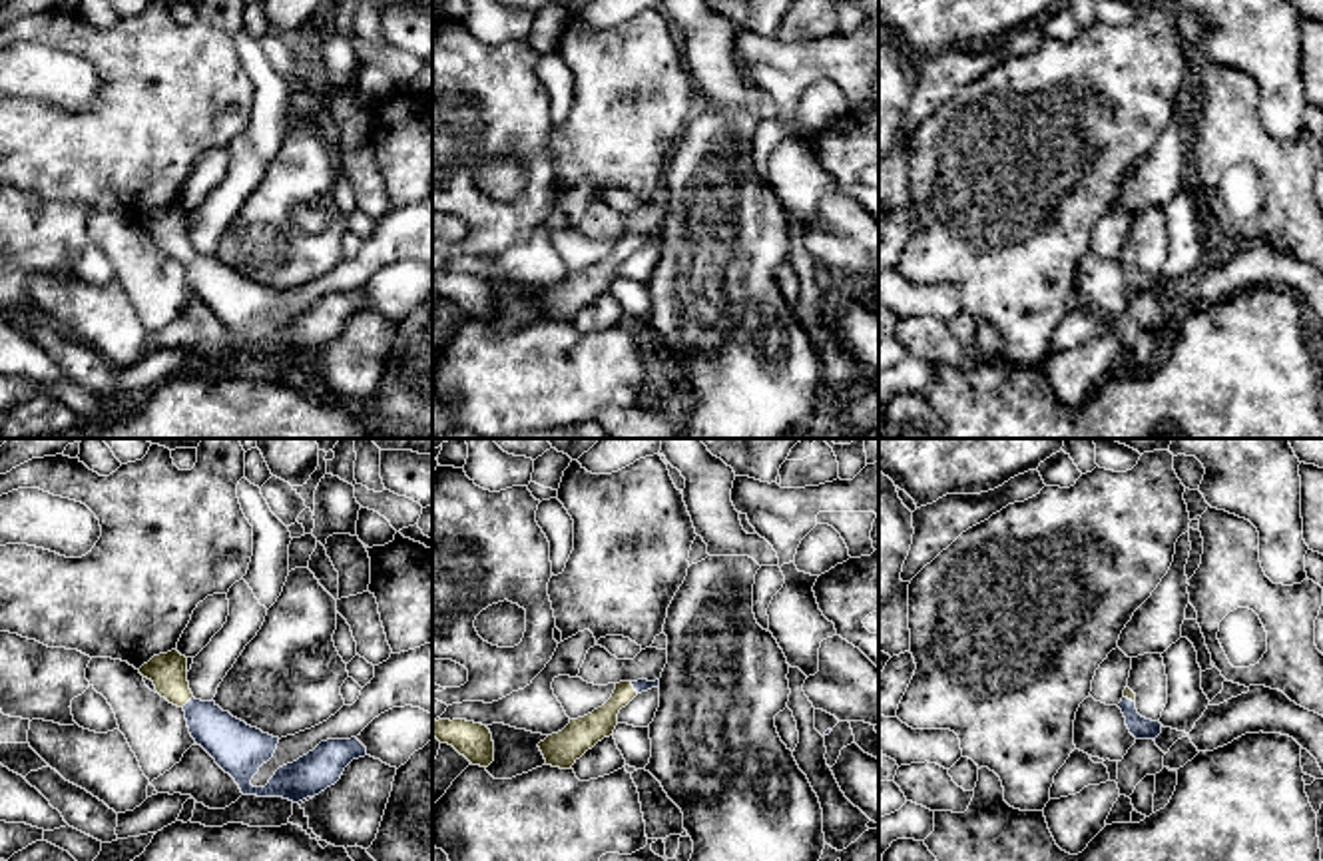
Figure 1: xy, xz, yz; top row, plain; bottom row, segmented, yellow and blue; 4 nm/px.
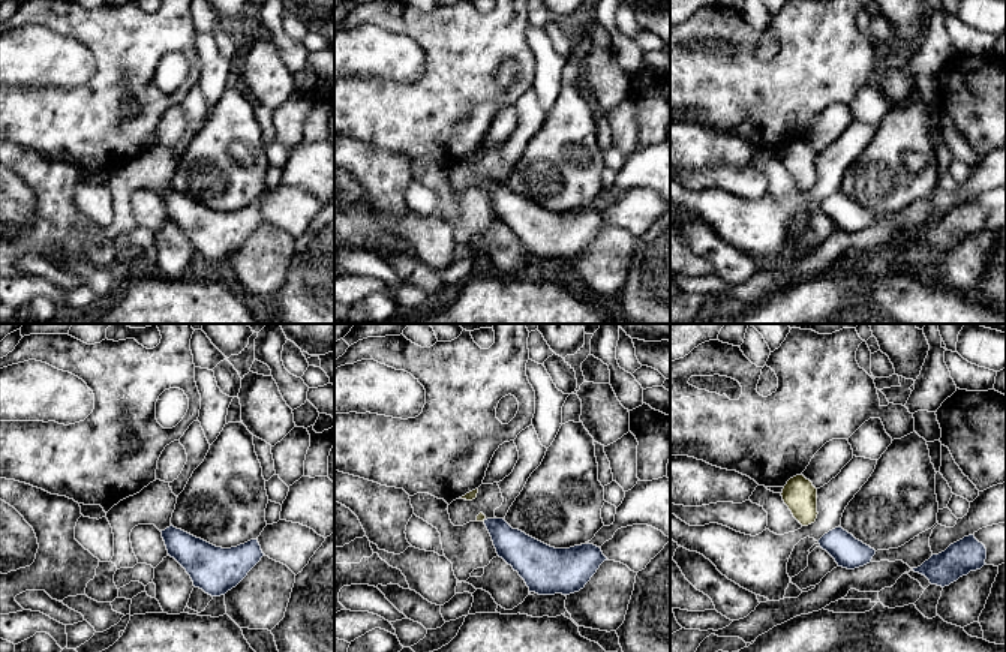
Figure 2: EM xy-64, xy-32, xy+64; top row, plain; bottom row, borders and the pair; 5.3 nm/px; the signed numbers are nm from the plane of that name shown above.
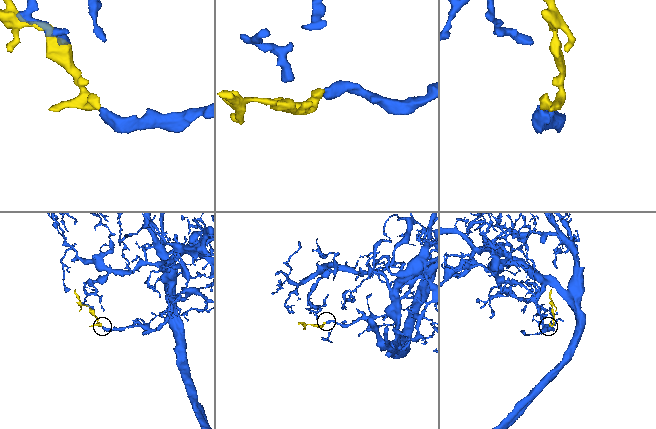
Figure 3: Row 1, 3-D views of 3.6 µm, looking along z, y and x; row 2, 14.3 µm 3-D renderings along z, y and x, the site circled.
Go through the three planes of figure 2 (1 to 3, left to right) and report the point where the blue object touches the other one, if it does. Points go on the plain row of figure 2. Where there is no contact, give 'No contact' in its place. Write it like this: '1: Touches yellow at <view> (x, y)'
1: No contact
2: No contact
3: No contact

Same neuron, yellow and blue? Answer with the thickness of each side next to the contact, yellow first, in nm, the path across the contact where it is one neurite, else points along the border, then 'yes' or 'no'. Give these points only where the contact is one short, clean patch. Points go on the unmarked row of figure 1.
120/50 nm | across xz (592, 282), (632, 242), (640, 240) | yes

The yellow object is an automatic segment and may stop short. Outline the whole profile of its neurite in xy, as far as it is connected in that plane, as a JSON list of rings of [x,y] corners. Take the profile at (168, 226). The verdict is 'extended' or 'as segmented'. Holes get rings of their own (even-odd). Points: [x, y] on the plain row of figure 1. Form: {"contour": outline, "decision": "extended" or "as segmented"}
{"contour": [[[177,203],[153,209],[139,227],[153,235],[161,251],[185,265],[195,297],[235,333],[243,349],[299,357],[335,339],[353,313],[367,309],[367,301],[357,291],[327,293],[297,315],[279,321],[265,341],[253,341],[253,329],[273,311],[279,291],[247,279],[215,255],[195,253],[187,235],[187,211]]], "decision": "extended"}

